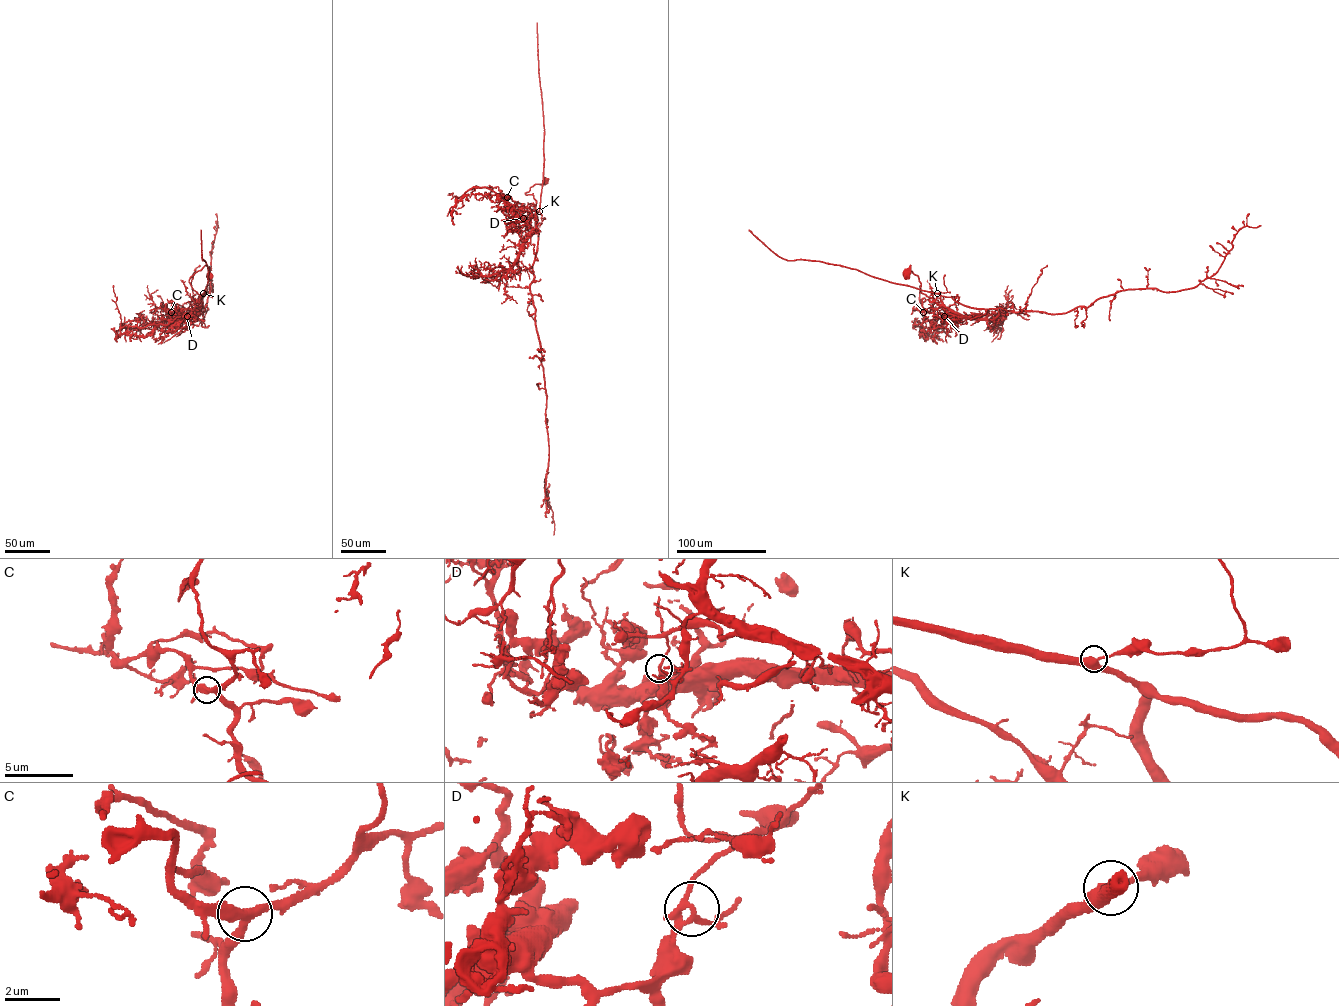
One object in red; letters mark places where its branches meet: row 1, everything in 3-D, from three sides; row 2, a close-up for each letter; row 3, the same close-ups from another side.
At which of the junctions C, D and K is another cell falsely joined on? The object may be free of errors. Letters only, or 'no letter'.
D

